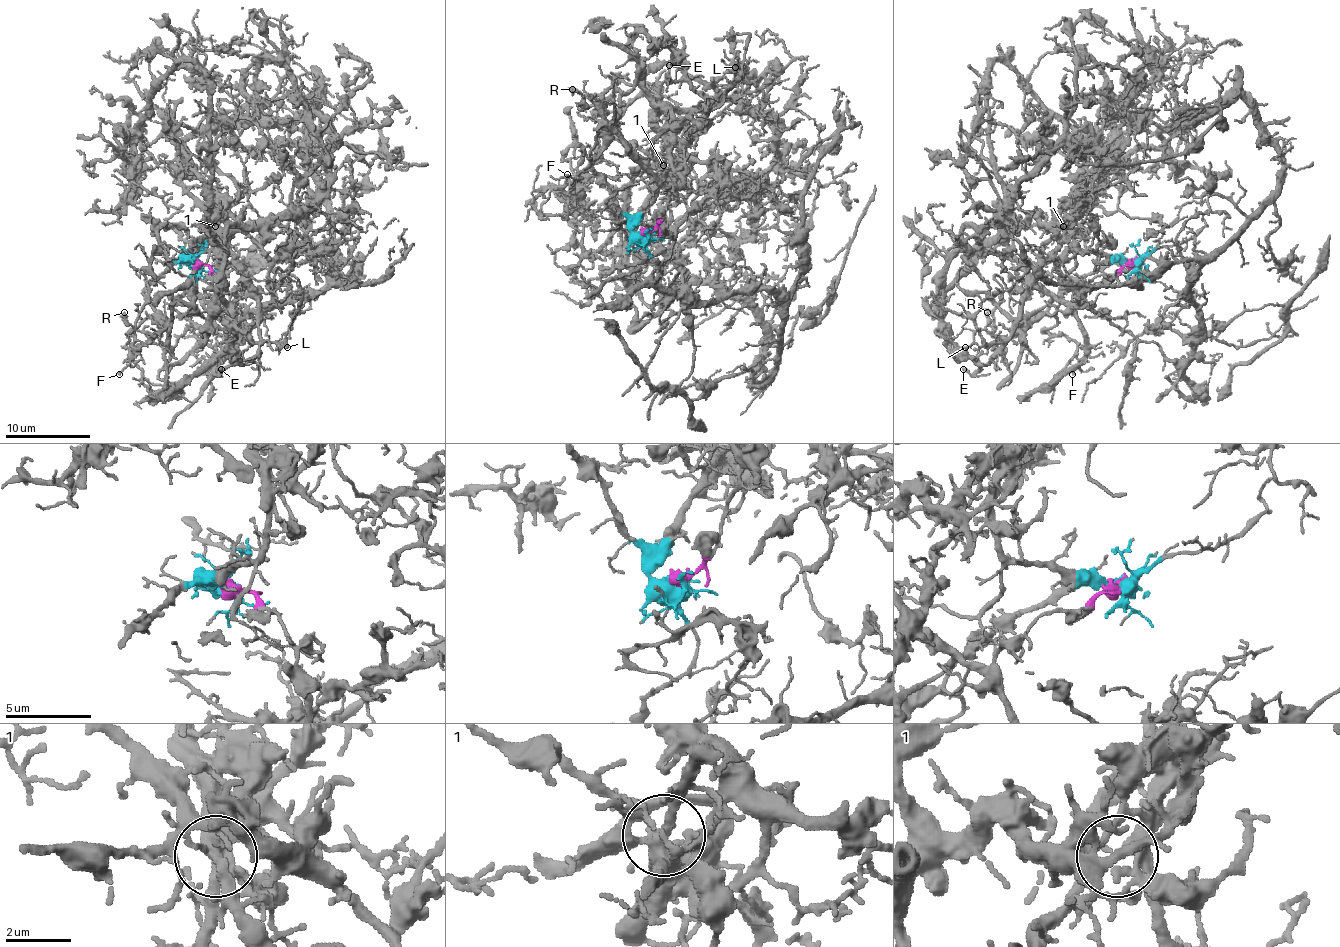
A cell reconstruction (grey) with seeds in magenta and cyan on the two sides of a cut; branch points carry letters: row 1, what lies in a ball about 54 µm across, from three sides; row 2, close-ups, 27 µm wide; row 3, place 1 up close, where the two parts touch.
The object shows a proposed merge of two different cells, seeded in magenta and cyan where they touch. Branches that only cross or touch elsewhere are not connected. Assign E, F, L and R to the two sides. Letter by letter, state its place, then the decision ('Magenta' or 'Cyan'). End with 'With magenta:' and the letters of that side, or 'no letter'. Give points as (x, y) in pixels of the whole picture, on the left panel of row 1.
E: Place: (221, 369). Cyan
F: Place: (119, 374). Cyan
L: Place: (287, 347). Cyan
R: Place: (124, 312). Cyan
With magenta: no letter

